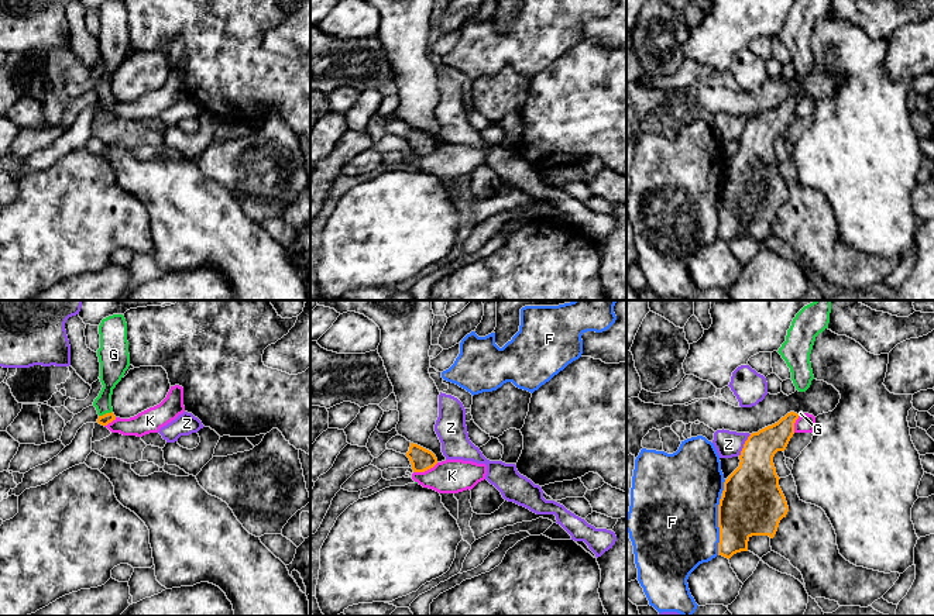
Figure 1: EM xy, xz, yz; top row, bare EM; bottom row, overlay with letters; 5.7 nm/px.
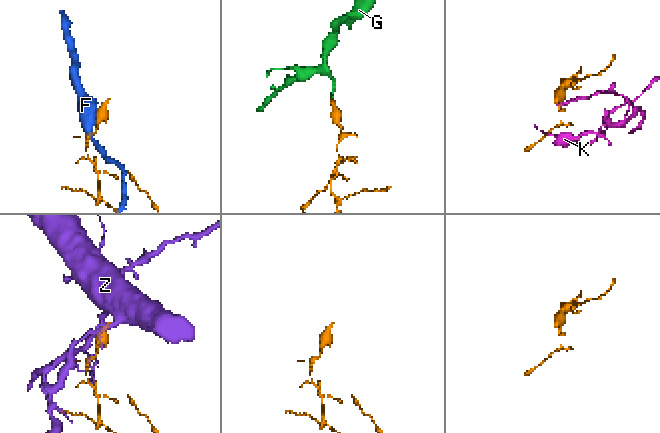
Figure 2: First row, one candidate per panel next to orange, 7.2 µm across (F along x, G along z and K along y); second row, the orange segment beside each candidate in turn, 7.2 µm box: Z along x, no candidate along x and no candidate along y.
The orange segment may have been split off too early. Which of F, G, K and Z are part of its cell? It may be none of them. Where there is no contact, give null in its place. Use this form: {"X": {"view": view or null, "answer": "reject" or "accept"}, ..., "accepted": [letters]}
{"F": {"view": "yz", "answer": "reject"}, "G": {"view": "xy", "answer": "accept"}, "K": {"view": "xz", "answer": "reject"}, "Z": {"view": "yz", "answer": "reject"}, "accepted": ["G"]}

